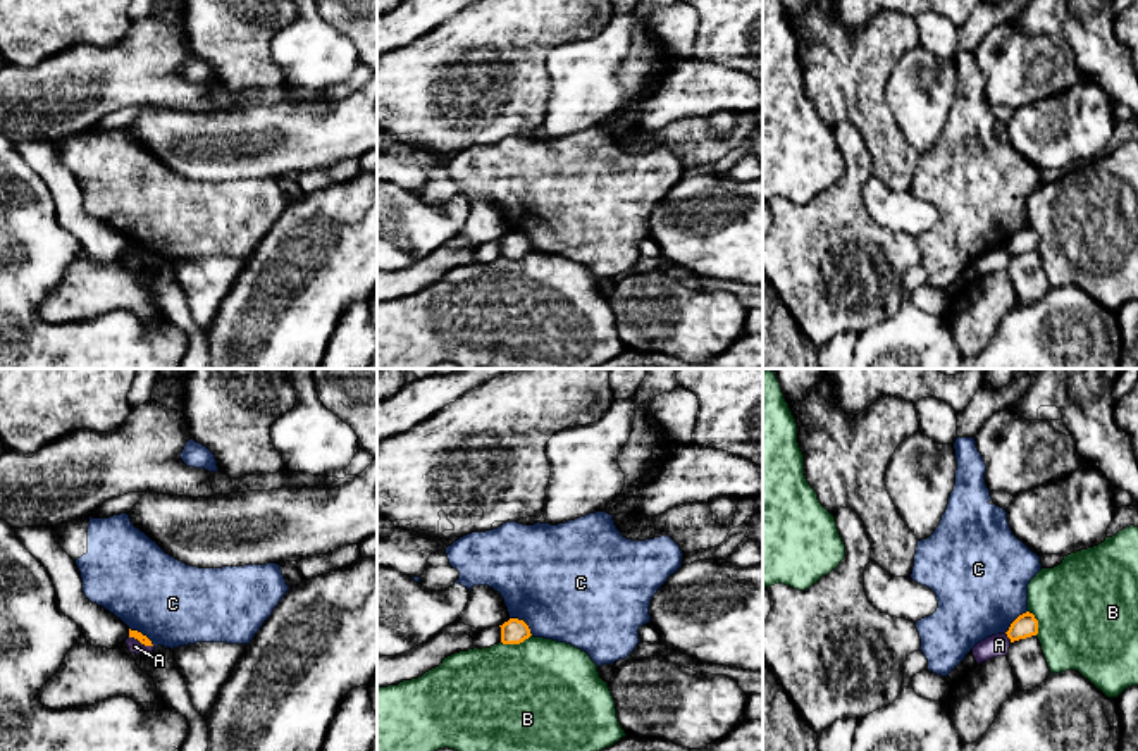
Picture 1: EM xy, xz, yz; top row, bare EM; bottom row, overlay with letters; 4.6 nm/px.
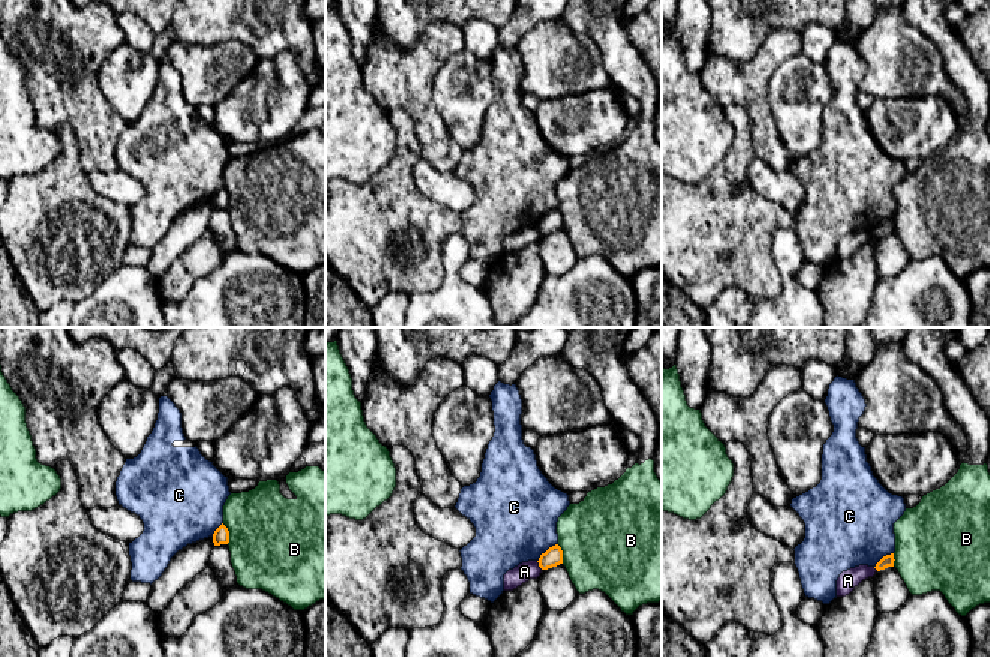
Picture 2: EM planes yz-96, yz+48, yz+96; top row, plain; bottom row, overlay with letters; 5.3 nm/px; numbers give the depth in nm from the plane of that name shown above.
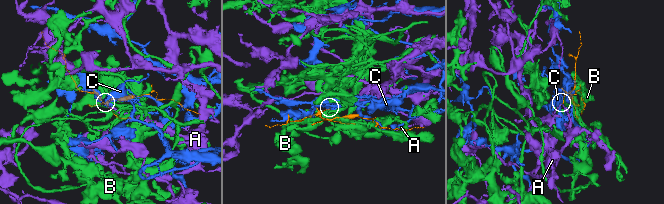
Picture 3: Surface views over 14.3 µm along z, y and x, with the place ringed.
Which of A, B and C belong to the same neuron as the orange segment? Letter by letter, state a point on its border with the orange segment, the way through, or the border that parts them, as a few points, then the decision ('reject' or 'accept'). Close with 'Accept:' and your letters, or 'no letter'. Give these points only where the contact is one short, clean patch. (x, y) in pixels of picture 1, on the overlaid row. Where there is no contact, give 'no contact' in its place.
A: contact xy (140, 641); border xy (128, 636), (152, 646); reject
B: contact xz (515, 643); reject
C: contact xz (524, 622); reject
Accept: no letter

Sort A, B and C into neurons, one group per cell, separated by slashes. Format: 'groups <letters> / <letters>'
groups A / B / C

